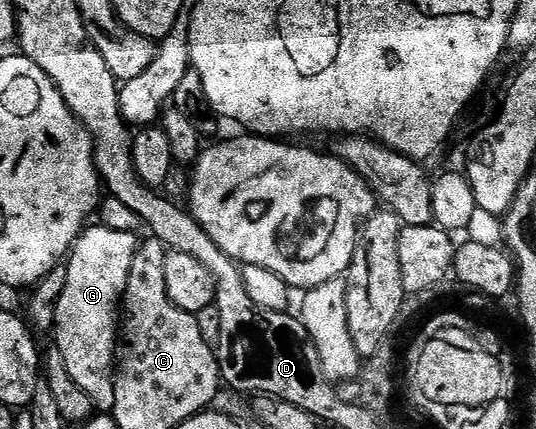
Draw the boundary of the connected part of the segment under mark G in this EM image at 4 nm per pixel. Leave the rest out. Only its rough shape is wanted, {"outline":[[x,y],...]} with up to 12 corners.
{"outline":[[88,226],[53,336],[96,410],[114,410],[121,300],[140,236]]}

